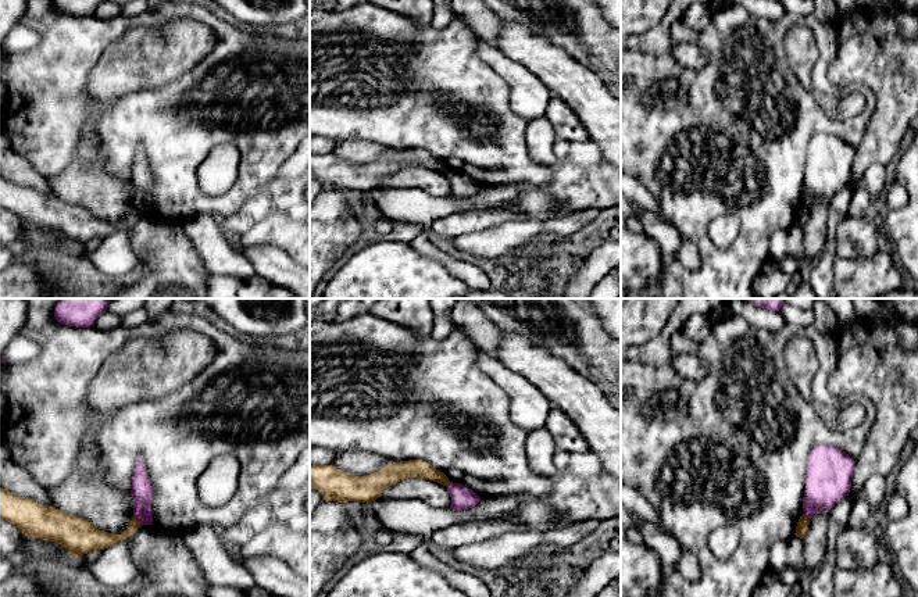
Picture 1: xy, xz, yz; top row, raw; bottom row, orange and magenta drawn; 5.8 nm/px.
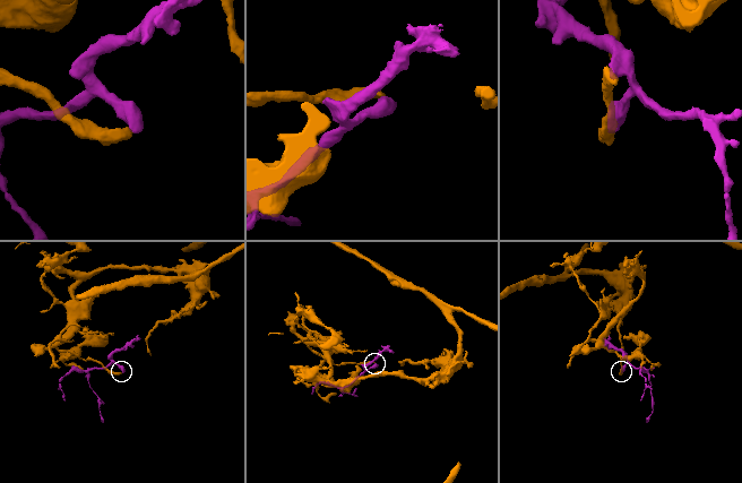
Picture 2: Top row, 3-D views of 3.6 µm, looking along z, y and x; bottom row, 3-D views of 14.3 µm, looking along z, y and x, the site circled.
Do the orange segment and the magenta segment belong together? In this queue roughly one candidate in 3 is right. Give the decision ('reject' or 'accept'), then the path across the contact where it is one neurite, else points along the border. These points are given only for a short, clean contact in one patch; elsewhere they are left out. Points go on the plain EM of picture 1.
reject; border xy (134, 203), (143, 213)

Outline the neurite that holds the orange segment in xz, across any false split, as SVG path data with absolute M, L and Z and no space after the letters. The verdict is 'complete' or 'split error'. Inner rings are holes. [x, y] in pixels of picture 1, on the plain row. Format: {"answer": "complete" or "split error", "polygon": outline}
{"answer": "complete", "polygon": "M422 149L400 150L385 154L378 161L364 165L350 164L331 154L310 154L310 172L324 189L337 192L360 190L371 193L383 178L406 167L425 167L443 175L450 174L449 167Z"}

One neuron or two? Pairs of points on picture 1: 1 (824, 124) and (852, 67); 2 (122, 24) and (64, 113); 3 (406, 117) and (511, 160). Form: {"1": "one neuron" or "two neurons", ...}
{"1": "two neurons", "2": "one neuron", "3": "one neuron"}

